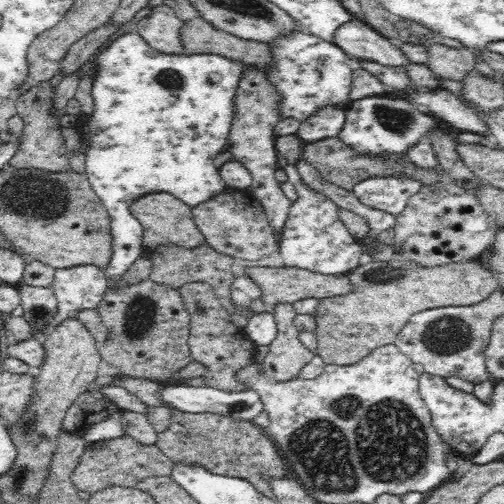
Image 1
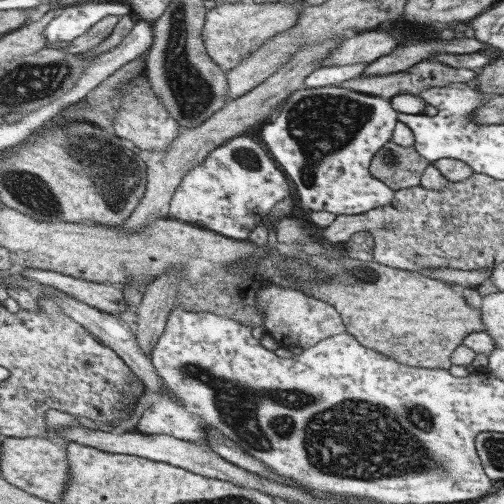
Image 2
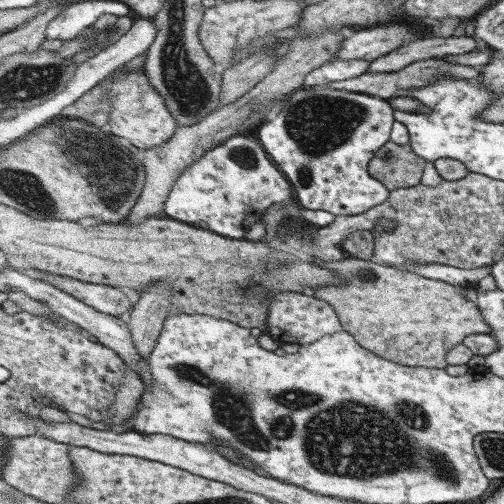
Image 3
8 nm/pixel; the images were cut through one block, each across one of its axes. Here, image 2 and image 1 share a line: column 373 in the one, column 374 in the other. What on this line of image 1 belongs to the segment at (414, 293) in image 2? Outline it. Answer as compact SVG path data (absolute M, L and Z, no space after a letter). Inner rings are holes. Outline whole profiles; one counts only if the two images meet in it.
M400 254L394 256L392 262L374 266L370 260L366 260L360 268L346 274L348 280L354 286L354 294L344 294L336 298L324 298L322 304L312 314L316 318L316 338L318 348L316 354L324 358L326 366L352 366L360 362L364 356L372 354L372 350L378 350L382 346L390 346L396 342L400 330L408 324L408 320L414 314L420 314L424 310L432 308L446 308L446 306L476 306L478 302L484 302L490 294L498 292L498 280L492 278L492 272L484 268L480 262L452 262L444 266L420 266L416 262L404 260Z

